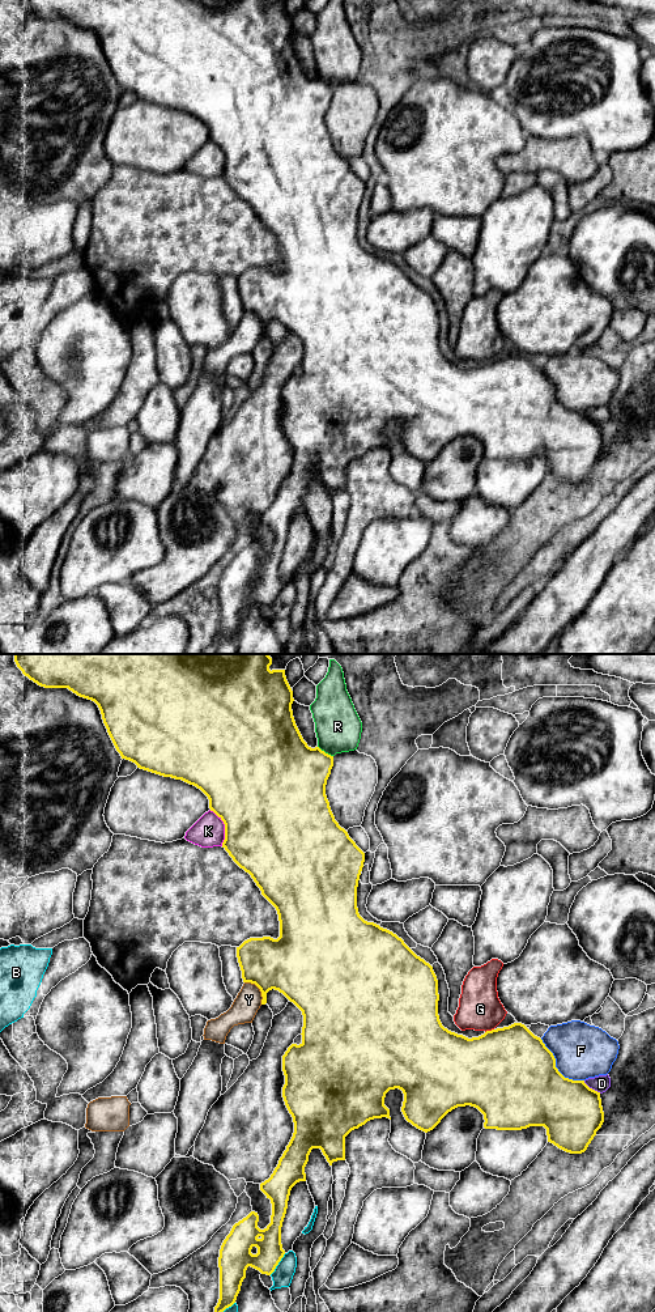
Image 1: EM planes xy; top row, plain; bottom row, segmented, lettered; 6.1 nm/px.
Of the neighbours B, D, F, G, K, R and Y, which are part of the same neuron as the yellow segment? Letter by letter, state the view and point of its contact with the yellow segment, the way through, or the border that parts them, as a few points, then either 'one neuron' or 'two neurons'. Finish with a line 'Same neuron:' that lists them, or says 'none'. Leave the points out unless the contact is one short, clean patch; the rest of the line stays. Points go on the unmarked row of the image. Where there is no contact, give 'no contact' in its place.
B: contact xy (277, 594); two neurons
D: contact xy (591, 419); two neurons
F: contact xy (556, 398); two neurons
G: contact xy (489, 361); two neurons
K: contact xy (225, 157); two neurons
R: contact xy (324, 83); two neurons
Y: contact xy (259, 318); border xy (245, 311), (252, 313), (259, 319), (262, 334); two neurons
Same neuron: none

